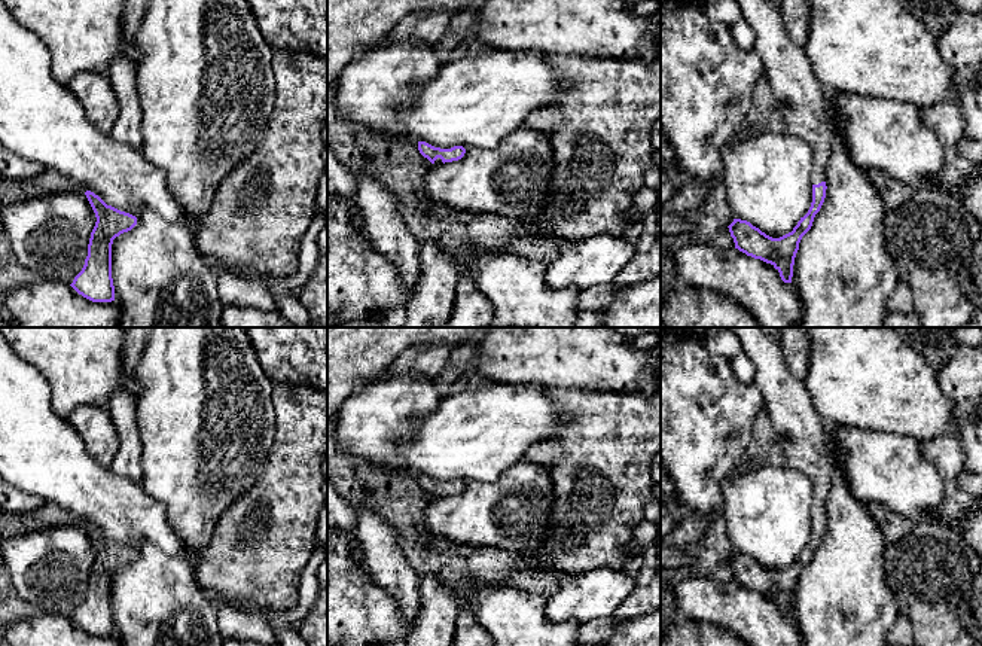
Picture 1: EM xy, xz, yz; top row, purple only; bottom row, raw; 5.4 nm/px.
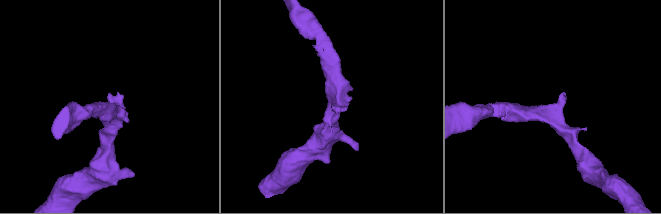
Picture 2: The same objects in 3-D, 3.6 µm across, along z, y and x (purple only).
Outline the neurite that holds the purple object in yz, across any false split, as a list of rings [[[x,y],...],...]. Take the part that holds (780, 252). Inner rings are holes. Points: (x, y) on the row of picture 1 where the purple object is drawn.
[[[736,0],[742,19],[756,33],[754,51],[763,60],[765,76],[787,131],[802,138],[815,158],[812,202],[792,232],[772,238],[747,220],[734,219],[728,226],[735,249],[771,263],[784,283],[792,283],[795,258],[802,237],[811,229],[826,198],[824,171],[830,159],[832,129],[826,121],[826,92],[821,89],[803,48],[789,37],[775,1]]]

